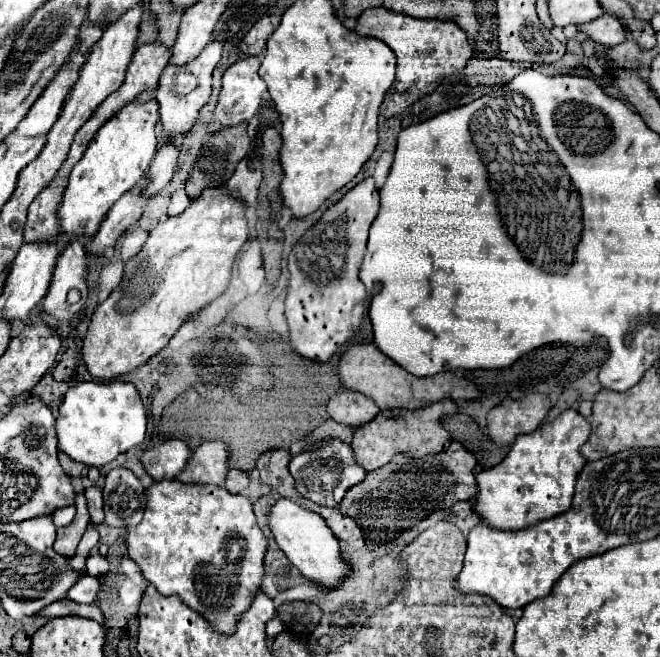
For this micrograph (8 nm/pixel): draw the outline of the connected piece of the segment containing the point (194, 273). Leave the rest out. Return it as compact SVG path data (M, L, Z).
M207 188L183 214L149 232L143 250L125 262L121 282L93 312L81 348L91 376L113 380L139 368L167 346L189 316L225 292L235 256L249 236L245 210L247 206L223 188Z

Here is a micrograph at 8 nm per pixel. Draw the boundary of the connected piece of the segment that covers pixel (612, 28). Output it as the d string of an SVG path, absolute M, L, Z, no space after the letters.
M603 14L603 18L597 18L595 22L581 24L579 30L603 46L617 46L625 42L623 24L619 18L613 18L611 14Z

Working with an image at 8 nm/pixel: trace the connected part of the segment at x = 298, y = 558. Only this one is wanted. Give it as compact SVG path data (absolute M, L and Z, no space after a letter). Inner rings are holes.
M281 498L269 508L267 526L269 526L277 546L289 558L289 562L301 572L303 578L315 582L323 592L339 588L343 584L343 580L351 574L351 564L343 558L339 540L331 534L327 522L319 514L301 508L299 504L291 502L291 500Z

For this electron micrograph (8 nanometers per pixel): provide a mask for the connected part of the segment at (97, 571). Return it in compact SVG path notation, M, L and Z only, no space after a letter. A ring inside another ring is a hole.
M93 554L93 556L87 558L87 574L91 574L91 576L101 576L101 574L107 572L107 568L109 568L107 558L103 558L103 556L99 556L99 554Z

